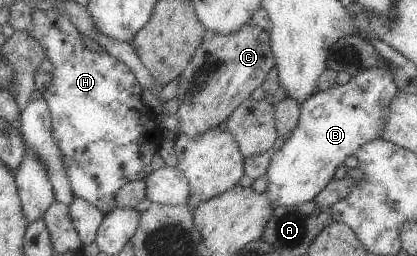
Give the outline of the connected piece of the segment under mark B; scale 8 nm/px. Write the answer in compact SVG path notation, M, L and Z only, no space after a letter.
M368 68L358 70L345 84L336 83L326 90L316 90L301 102L296 126L278 151L270 150L265 193L271 204L296 206L312 201L332 180L334 170L345 158L355 154L366 142L382 139L390 103L398 92L391 70Z

